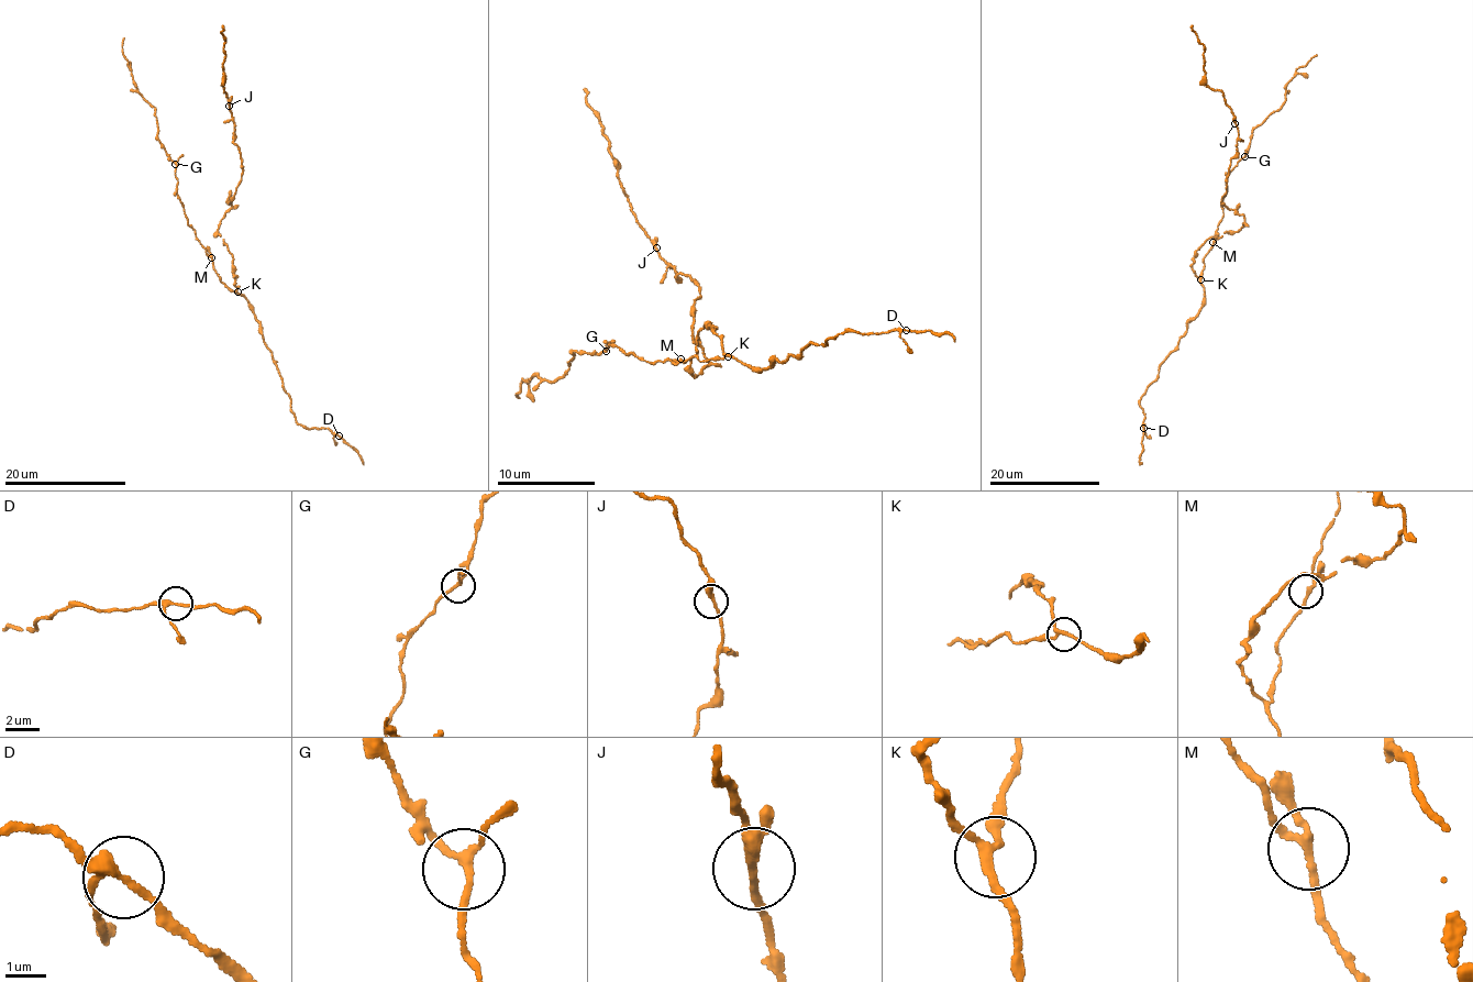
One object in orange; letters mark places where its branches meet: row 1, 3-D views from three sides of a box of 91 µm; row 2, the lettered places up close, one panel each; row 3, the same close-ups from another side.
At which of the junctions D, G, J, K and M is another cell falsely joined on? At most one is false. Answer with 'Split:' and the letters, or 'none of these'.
Split: none of these

